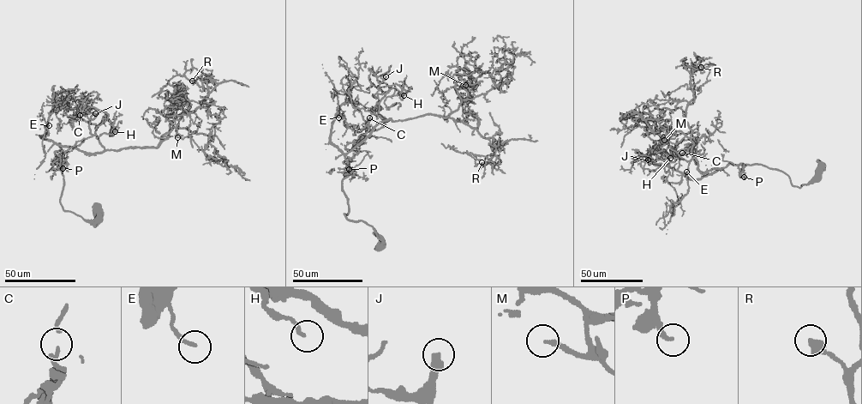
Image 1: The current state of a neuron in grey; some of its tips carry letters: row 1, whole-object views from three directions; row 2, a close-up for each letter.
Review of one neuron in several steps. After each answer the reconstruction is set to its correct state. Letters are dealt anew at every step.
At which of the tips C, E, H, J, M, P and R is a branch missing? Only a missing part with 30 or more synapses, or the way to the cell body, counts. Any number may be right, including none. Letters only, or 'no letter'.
C, J, P

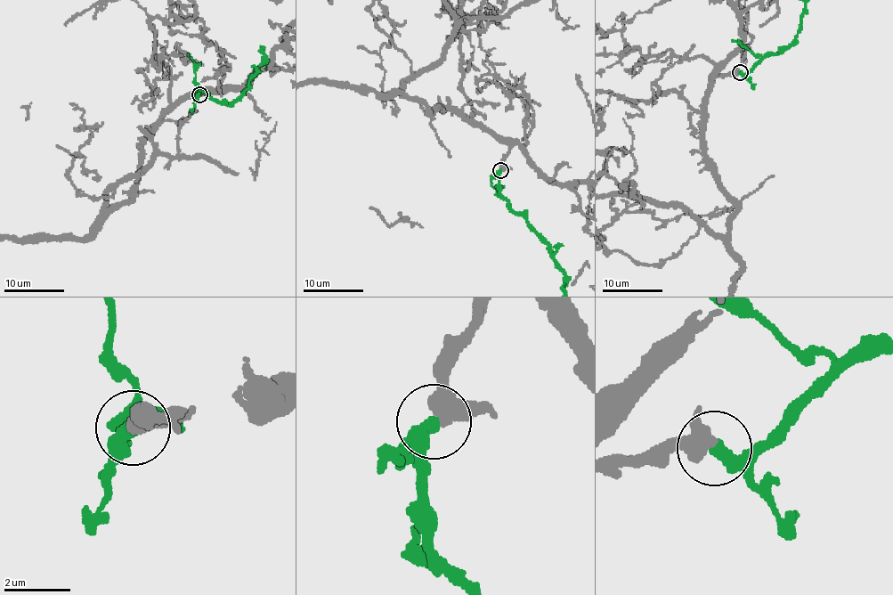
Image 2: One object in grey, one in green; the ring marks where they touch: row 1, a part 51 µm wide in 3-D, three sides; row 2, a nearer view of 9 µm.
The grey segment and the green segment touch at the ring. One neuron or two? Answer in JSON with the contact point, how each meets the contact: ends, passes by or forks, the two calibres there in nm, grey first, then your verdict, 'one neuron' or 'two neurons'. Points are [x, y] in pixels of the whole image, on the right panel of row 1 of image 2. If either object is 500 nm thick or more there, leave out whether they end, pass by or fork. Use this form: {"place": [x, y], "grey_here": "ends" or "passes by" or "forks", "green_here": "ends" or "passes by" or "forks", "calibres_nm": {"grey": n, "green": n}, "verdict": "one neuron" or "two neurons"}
{"place": [740, 72], "grey_here": "passes by", "green_here": "ends", "calibres_nm": {"grey": 400, "green": 440}, "verdict": "one neuron"}

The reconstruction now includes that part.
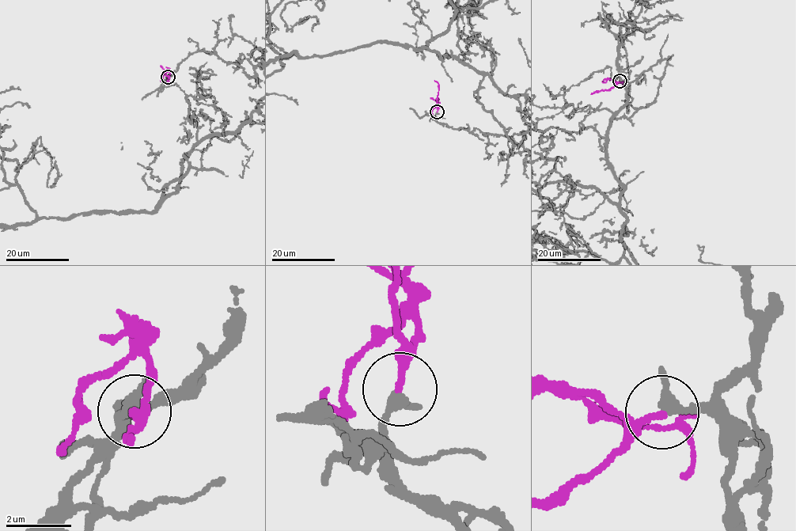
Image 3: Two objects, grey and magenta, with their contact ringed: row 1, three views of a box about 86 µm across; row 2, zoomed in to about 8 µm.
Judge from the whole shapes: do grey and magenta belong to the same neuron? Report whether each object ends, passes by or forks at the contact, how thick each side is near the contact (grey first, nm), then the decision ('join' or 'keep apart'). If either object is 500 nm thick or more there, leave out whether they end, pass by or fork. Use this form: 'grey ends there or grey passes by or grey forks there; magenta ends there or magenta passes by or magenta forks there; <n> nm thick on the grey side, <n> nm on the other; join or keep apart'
grey passes by; magenta ends there; 280 nm thick on the grey side, 220 nm on the other; join

